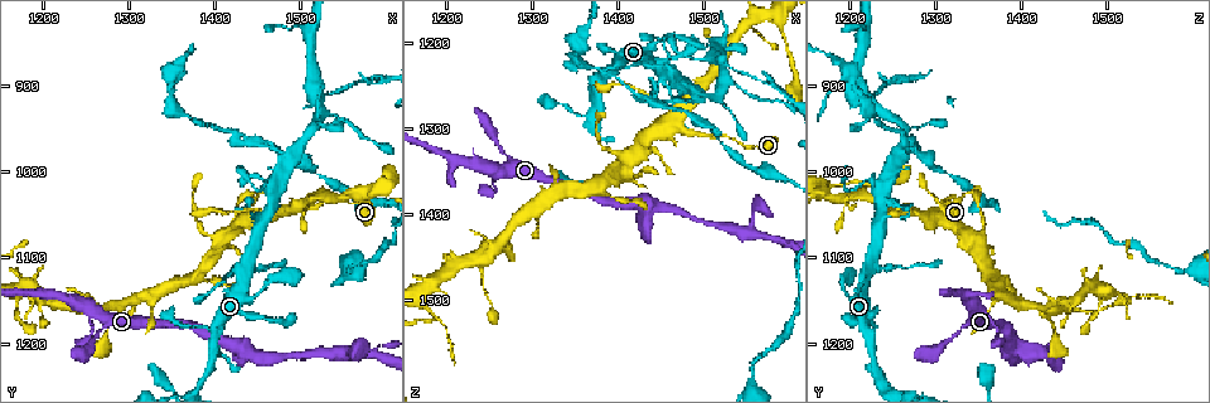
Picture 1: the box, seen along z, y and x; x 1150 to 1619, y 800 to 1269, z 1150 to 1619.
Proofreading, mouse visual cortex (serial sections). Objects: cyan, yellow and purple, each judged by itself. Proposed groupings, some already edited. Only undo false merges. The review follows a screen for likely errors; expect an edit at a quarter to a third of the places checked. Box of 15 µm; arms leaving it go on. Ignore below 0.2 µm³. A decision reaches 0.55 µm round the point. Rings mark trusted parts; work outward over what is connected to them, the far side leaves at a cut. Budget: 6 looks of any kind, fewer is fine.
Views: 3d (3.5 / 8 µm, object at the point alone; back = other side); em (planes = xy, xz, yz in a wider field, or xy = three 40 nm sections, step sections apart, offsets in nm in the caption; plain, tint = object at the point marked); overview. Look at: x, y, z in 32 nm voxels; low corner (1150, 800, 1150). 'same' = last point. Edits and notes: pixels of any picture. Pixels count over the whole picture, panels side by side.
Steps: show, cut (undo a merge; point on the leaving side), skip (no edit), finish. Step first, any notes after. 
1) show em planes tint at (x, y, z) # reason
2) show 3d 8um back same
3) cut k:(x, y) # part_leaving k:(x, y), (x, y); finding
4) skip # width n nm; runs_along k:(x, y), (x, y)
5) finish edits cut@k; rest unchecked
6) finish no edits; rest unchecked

show 3d 3.5um at (1465, 1050, 1295) # sharp bend

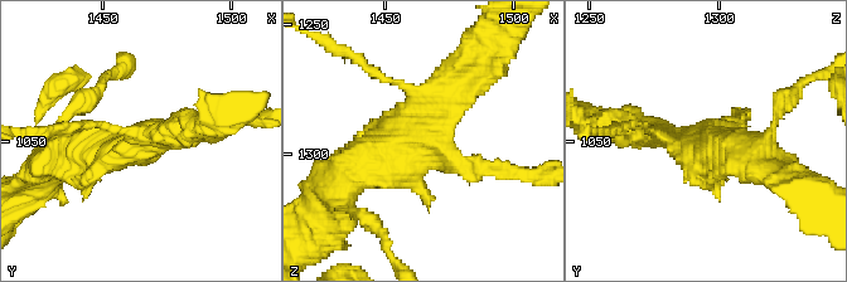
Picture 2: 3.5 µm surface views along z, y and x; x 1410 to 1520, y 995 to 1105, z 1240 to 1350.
show em xy step 5 tint at (1465, 1052, 1295)

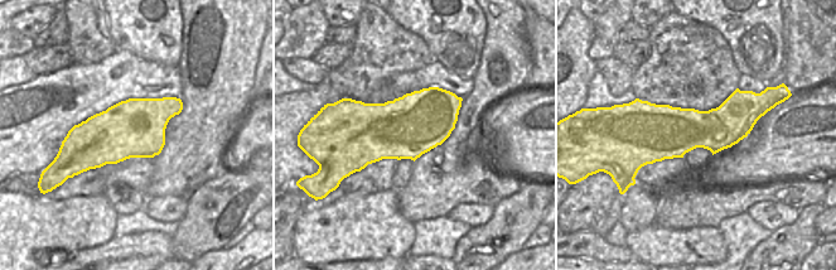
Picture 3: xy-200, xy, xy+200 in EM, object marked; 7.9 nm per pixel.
show em xy step 3 tint same # cut it another way

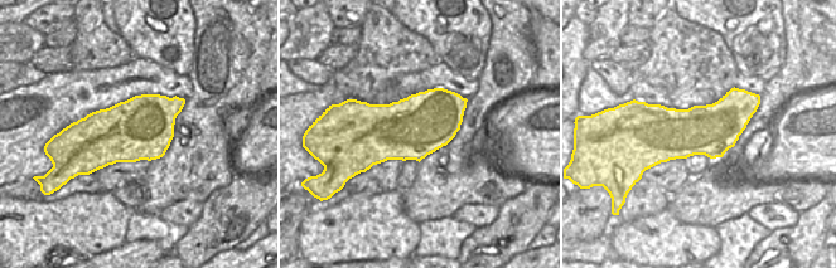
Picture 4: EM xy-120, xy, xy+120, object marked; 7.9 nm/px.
skip # continuous, no second cell

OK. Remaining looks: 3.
show 3d 8um at (1585, 1210, 1430) # a narrow waist

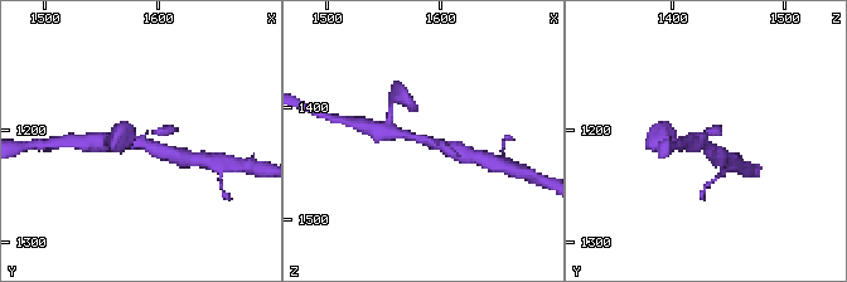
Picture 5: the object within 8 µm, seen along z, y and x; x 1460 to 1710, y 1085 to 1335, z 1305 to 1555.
show 3d 3.5um at (1586, 1214, 1432) # zoom in

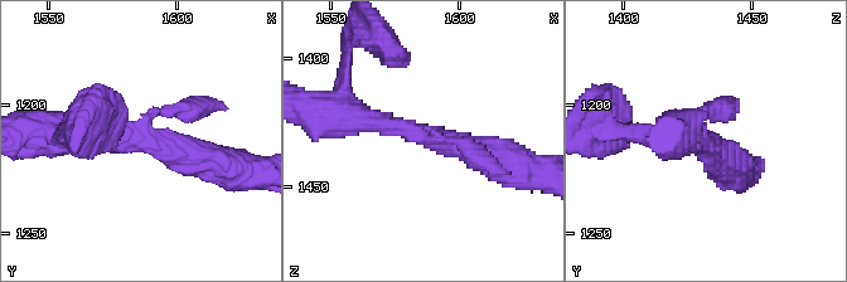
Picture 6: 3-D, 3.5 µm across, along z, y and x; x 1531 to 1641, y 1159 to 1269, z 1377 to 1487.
show em xy step 3 tint at (1585, 1214, 1429) # need the tissue

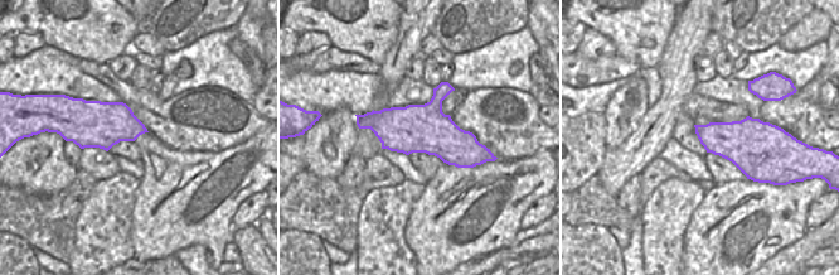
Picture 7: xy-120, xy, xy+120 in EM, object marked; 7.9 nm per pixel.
skip # arm_widths 250, 300, 350 nm; all the same cell

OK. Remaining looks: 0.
finish no edits; rest unchecked

